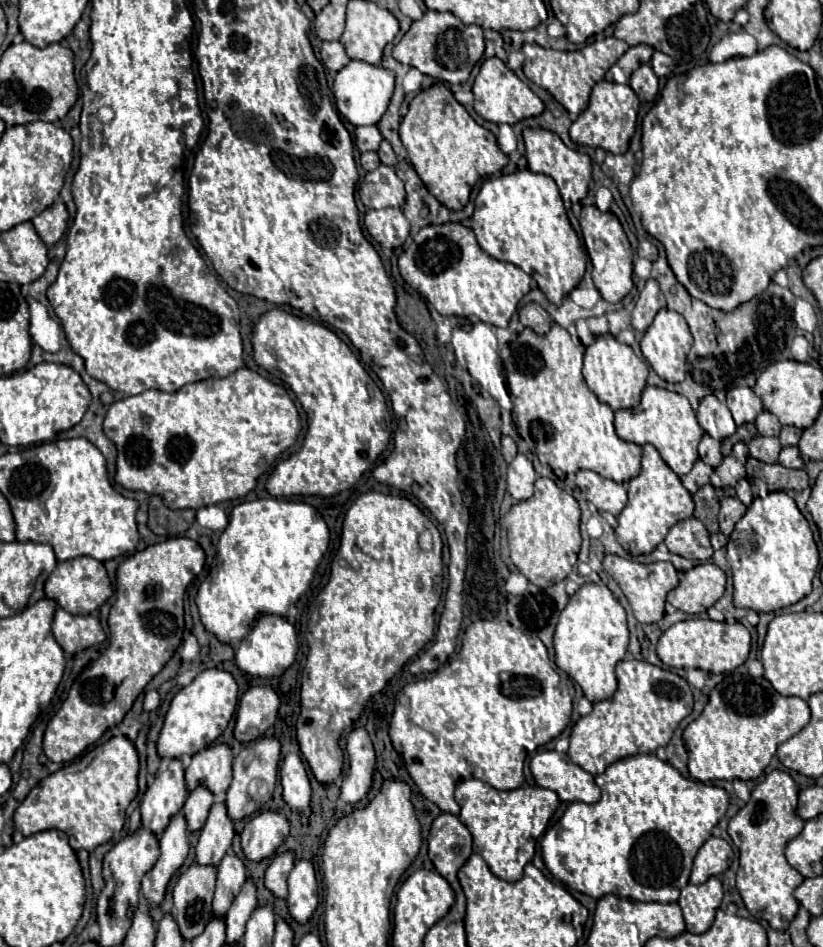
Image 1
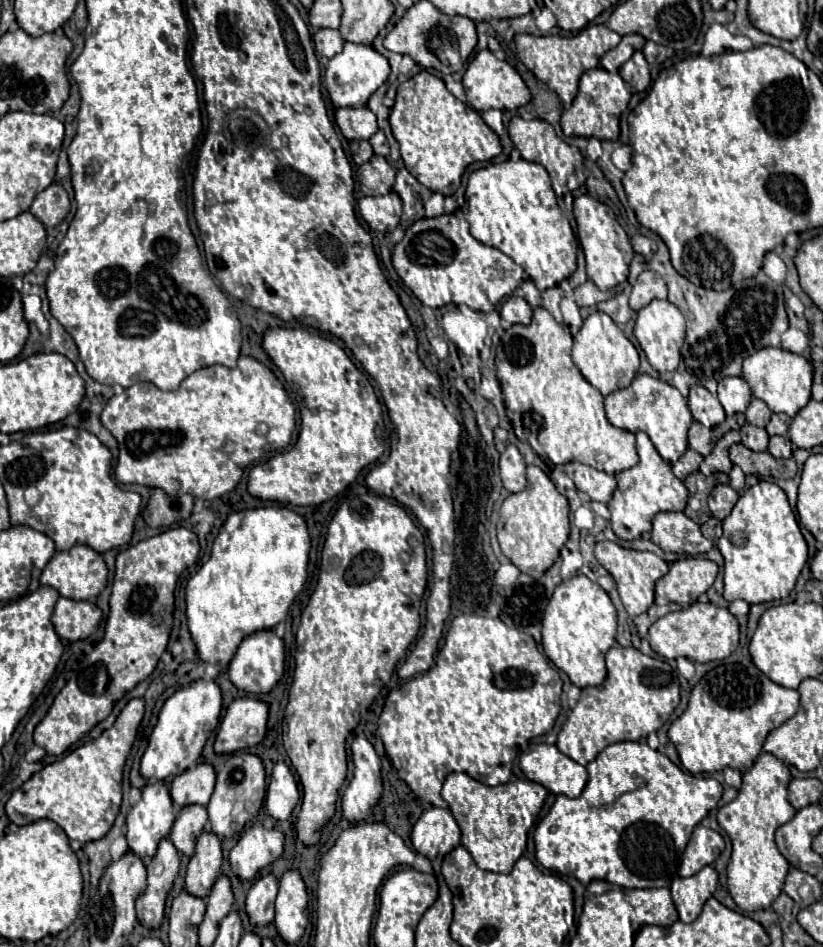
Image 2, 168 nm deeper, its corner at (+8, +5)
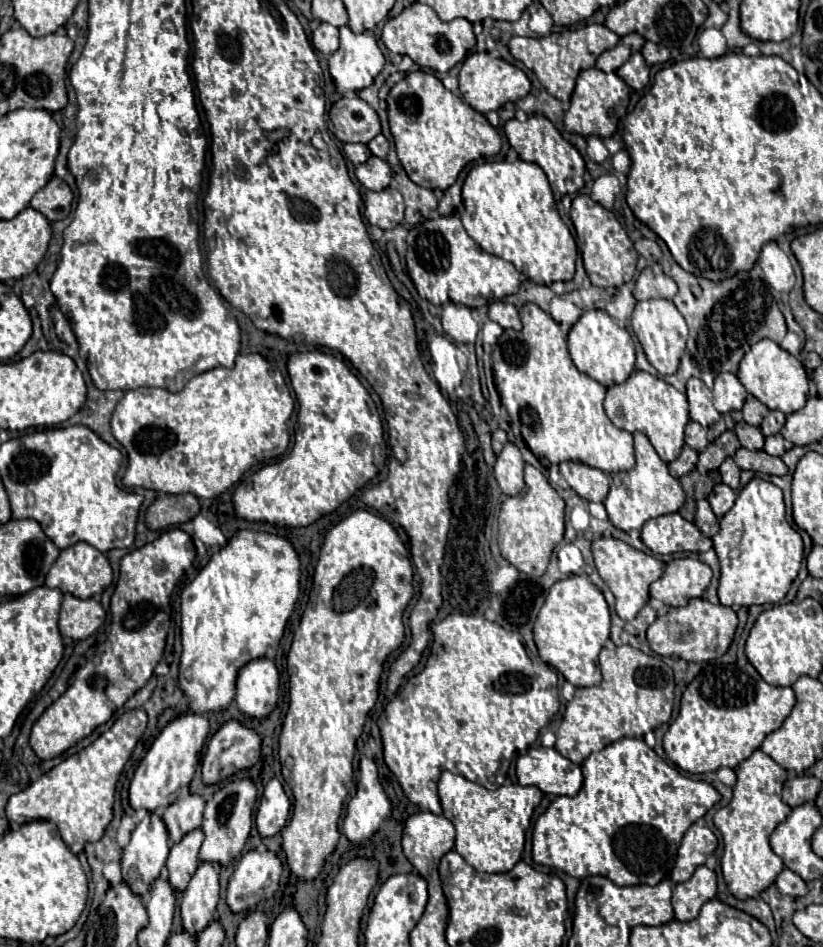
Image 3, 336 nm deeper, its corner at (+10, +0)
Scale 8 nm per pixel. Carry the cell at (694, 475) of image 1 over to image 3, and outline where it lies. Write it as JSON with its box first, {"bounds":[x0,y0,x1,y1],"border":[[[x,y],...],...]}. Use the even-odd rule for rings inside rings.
{"bounds":[668,446,698,478],"border":[[[684,446],[682,452],[680,452],[680,456],[674,462],[670,462],[668,468],[670,468],[670,474],[674,478],[680,478],[680,476],[692,472],[694,466],[696,466],[696,462],[698,462],[698,452],[692,450],[690,446]]]}

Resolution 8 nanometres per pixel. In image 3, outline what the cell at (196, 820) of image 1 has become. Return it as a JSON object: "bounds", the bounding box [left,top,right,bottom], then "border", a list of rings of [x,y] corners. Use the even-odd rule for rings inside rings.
{"bounds":[166,828,204,890],"border":[[[200,828],[188,832],[180,842],[172,844],[170,856],[166,862],[168,882],[174,890],[184,890],[198,868],[198,850],[202,844],[204,832]]]}

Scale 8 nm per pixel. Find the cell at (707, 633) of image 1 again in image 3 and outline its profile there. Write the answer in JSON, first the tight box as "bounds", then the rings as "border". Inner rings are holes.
{"bounds":[648,598,738,662],"border":[[[694,598],[682,608],[670,608],[648,628],[648,646],[660,656],[676,656],[688,662],[706,662],[726,654],[738,626],[736,612],[728,606],[714,606],[704,598]]]}

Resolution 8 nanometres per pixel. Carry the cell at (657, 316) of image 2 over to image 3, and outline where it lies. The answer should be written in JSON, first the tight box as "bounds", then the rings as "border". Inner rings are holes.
{"bounds":[632,300,688,376],"border":[[[644,300],[638,302],[632,314],[632,330],[642,344],[648,362],[664,376],[674,374],[680,364],[680,356],[686,350],[688,340],[688,328],[684,322],[684,316],[676,310],[676,306],[670,300]]]}

